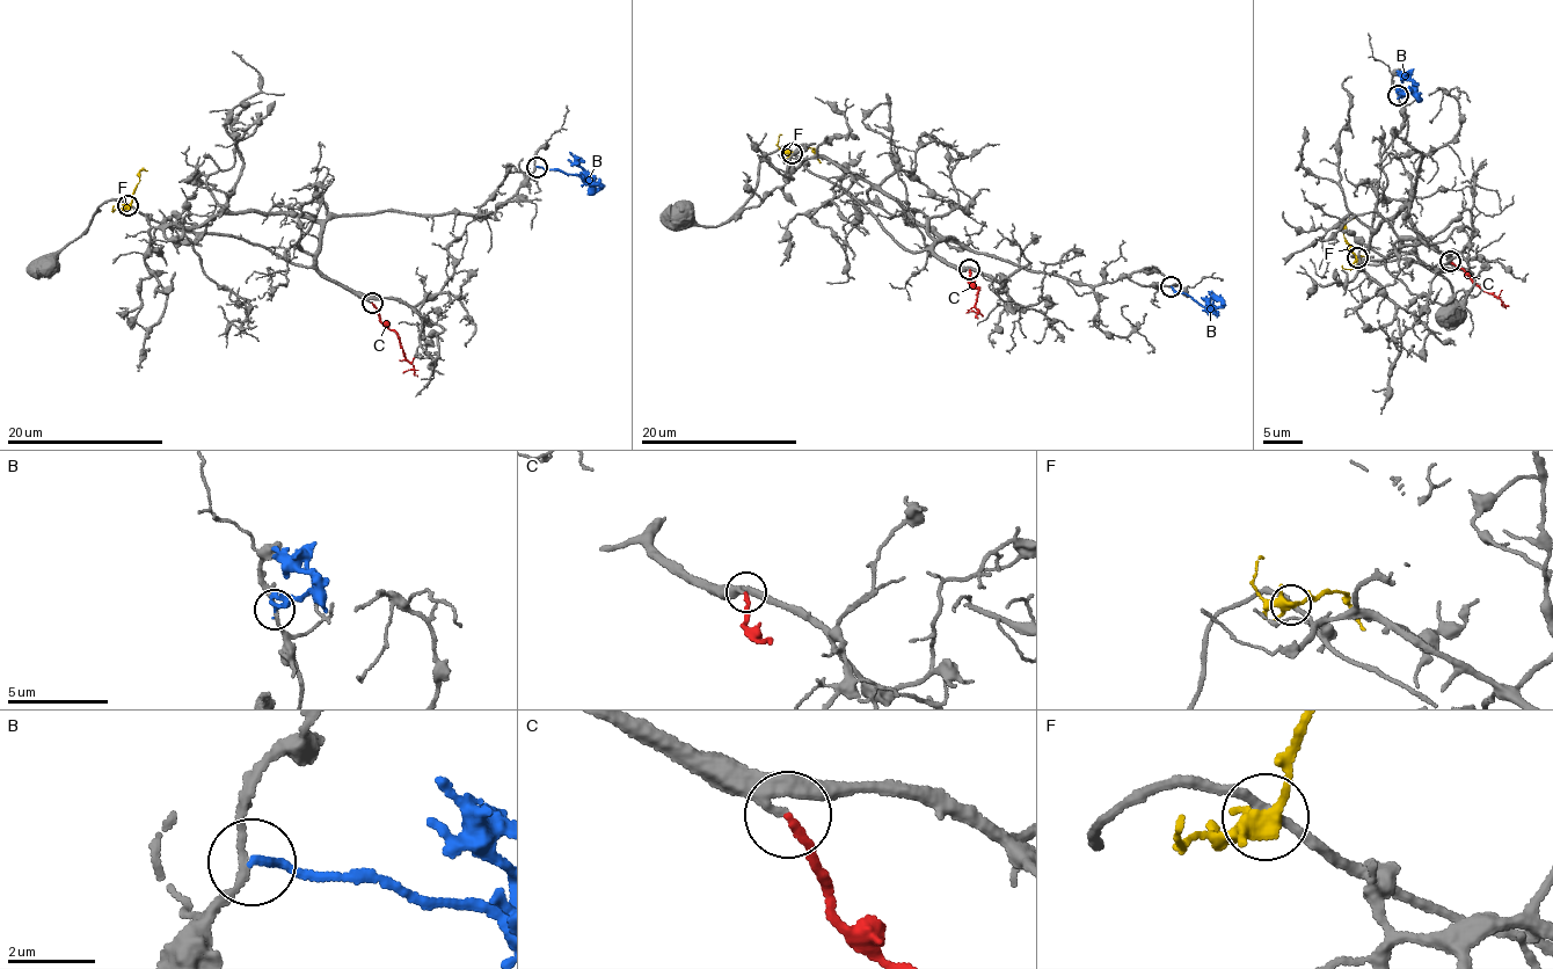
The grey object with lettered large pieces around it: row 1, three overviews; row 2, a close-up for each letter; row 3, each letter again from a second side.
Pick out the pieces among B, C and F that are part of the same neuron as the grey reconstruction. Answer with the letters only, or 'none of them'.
C

